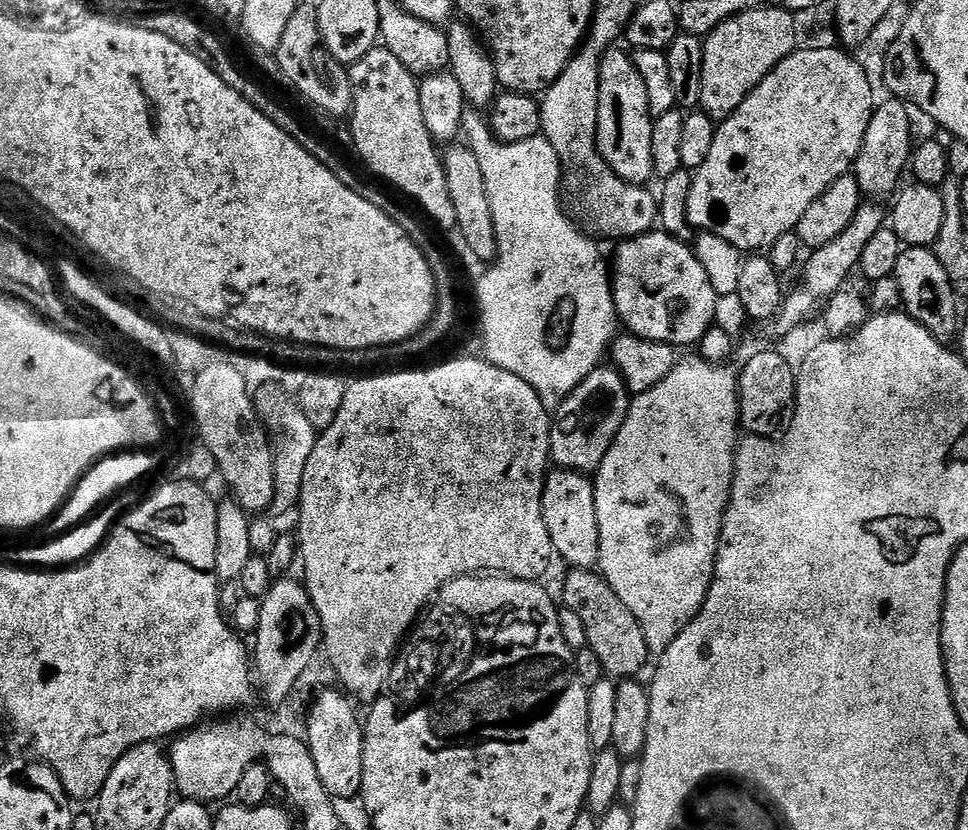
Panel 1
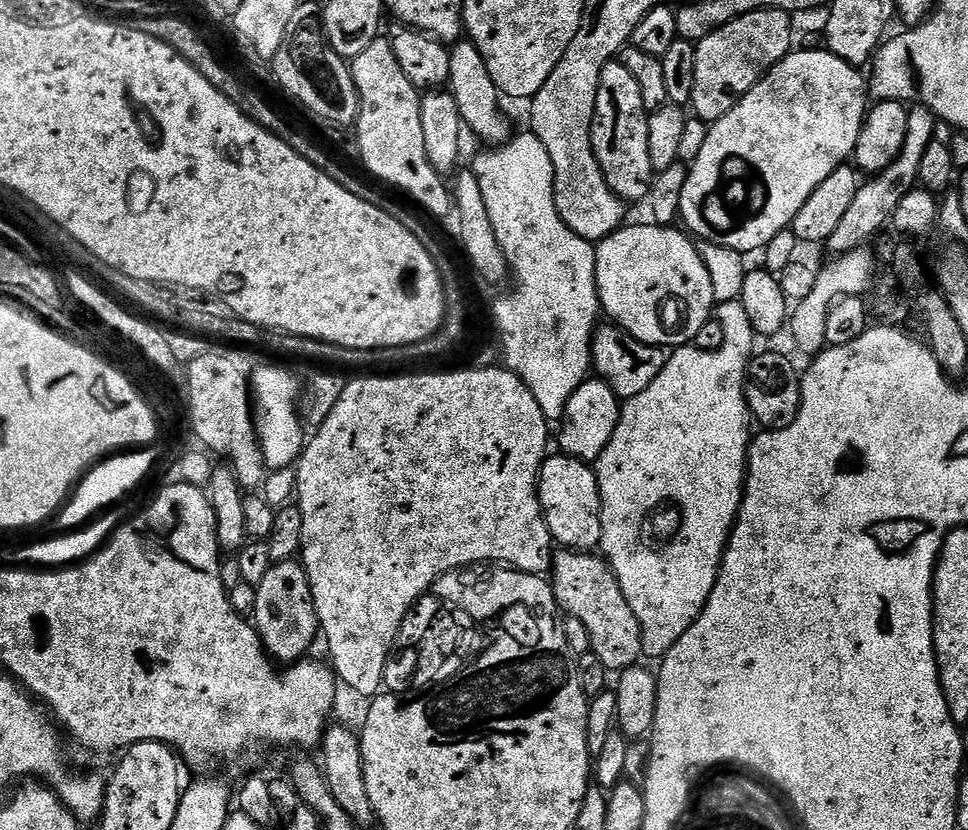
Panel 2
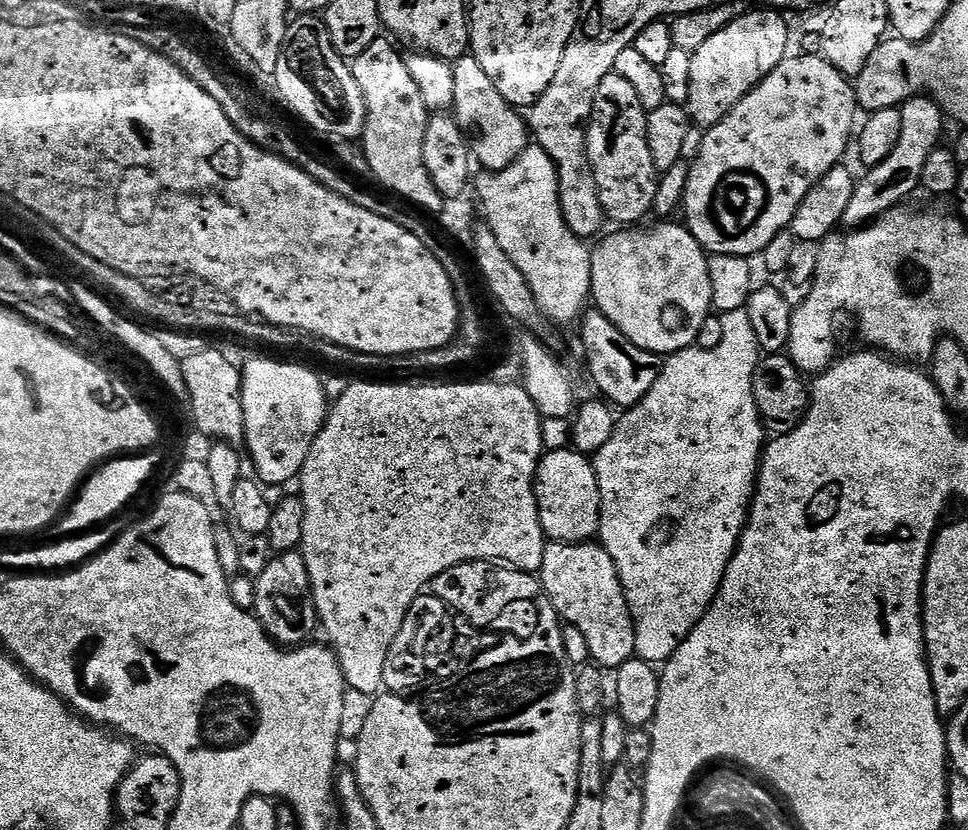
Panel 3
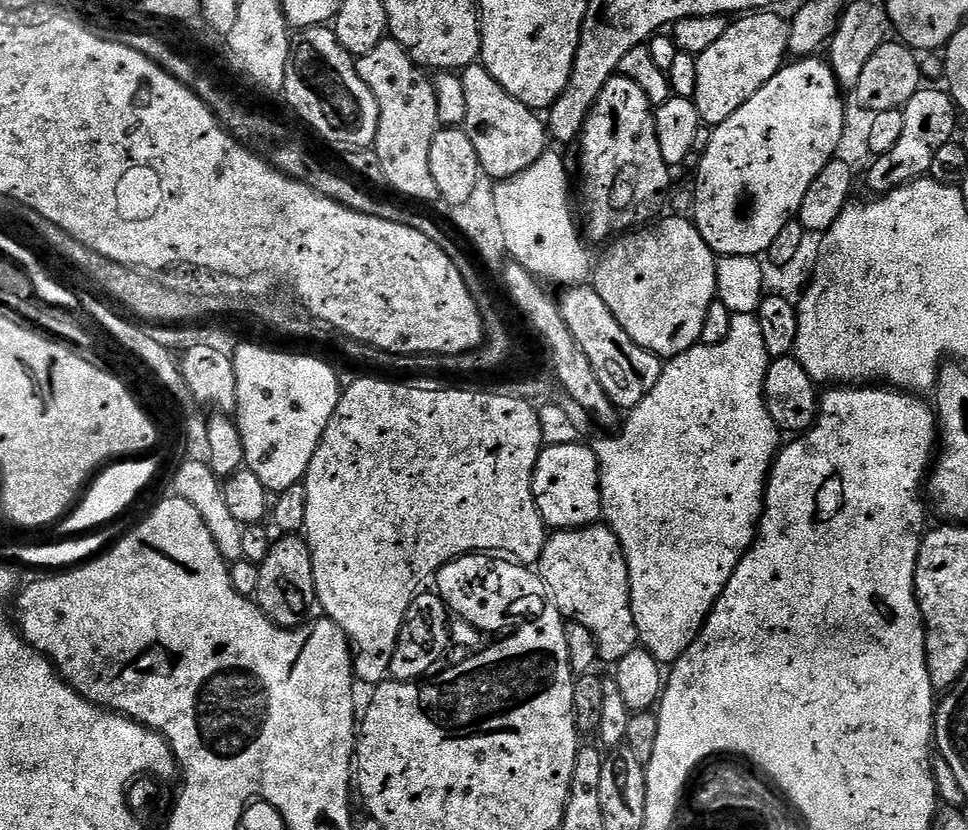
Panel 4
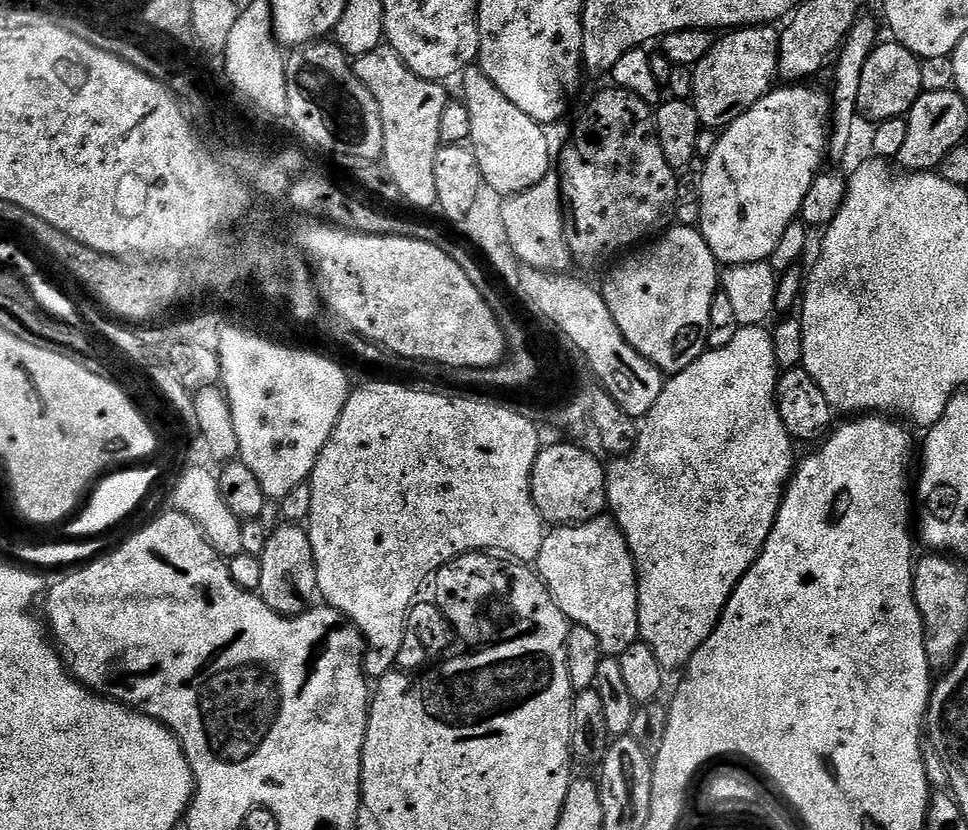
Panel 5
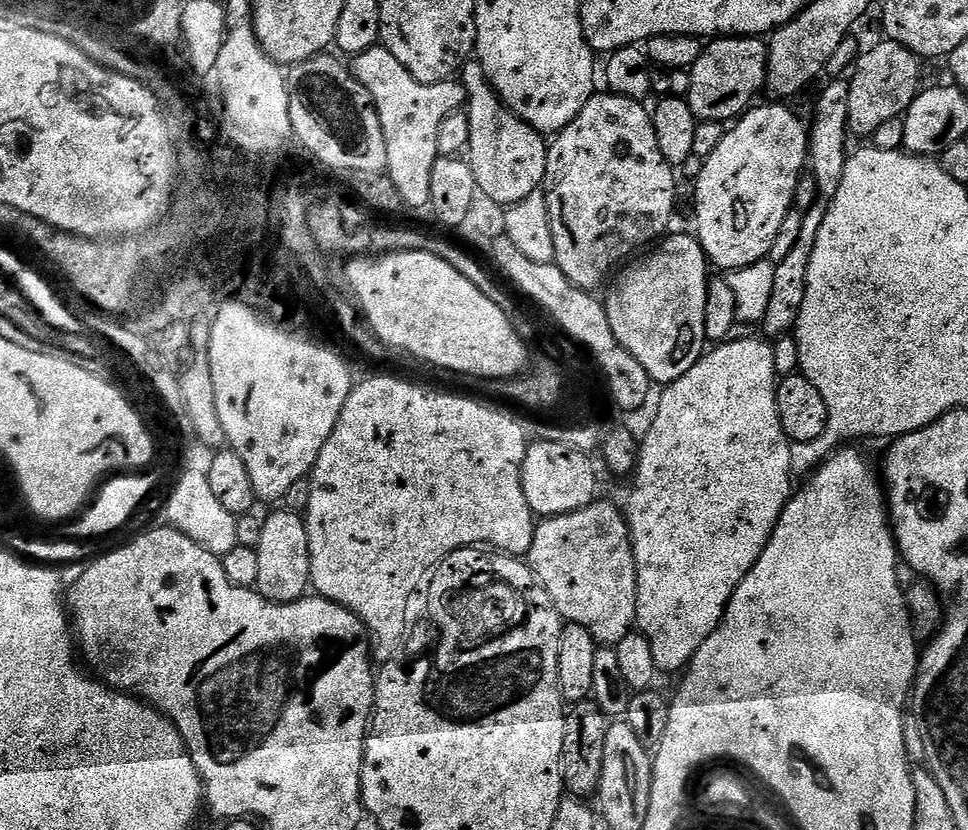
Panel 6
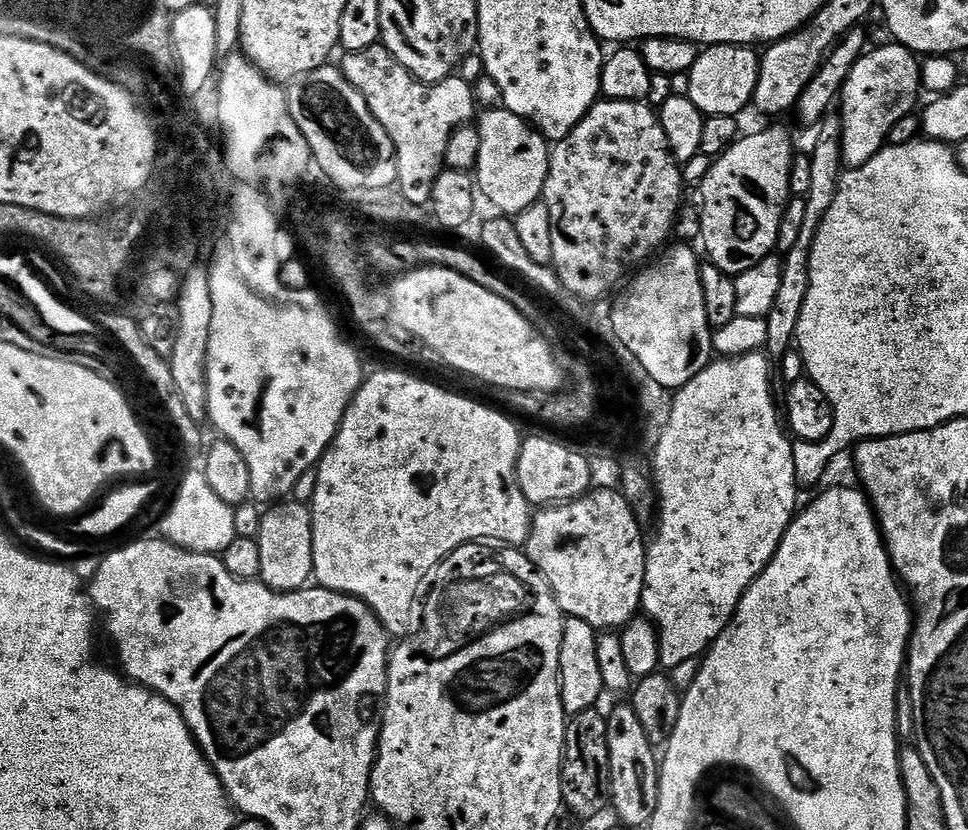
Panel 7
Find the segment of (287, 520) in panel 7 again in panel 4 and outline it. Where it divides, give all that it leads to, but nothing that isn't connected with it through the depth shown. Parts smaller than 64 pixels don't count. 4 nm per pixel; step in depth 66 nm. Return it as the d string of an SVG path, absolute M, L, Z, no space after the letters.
M284 534L279 539L273 543L266 558L258 565L260 573L254 599L260 605L260 609L280 628L299 628L313 615L312 607L315 609L318 604L312 551L308 549L307 539L303 535Z

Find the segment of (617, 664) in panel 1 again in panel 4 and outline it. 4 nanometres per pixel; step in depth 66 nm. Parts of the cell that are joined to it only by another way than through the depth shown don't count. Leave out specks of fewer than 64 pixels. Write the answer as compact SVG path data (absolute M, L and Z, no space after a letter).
M597 522L587 528L553 531L545 539L538 571L565 621L586 626L594 634L596 654L603 663L614 666L638 646L626 558L611 528Z

